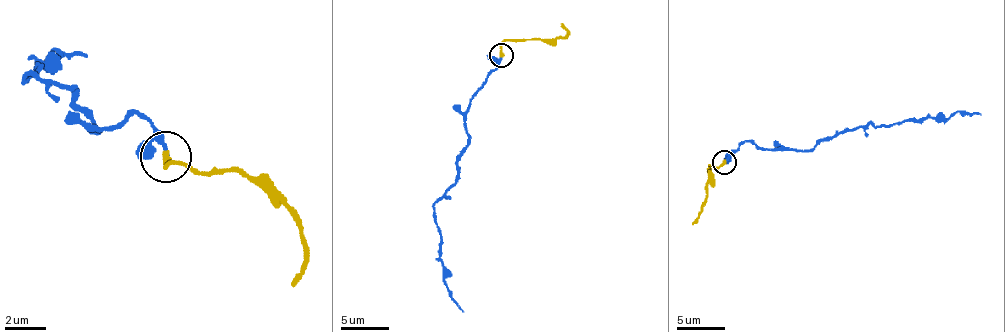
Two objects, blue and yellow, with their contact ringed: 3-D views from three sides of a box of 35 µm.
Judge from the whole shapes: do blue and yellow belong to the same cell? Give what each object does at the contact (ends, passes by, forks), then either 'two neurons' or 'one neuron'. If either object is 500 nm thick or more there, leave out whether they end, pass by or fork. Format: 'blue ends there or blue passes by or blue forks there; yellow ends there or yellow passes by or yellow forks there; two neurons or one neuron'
blue ends there; yellow ends there; one neuron

